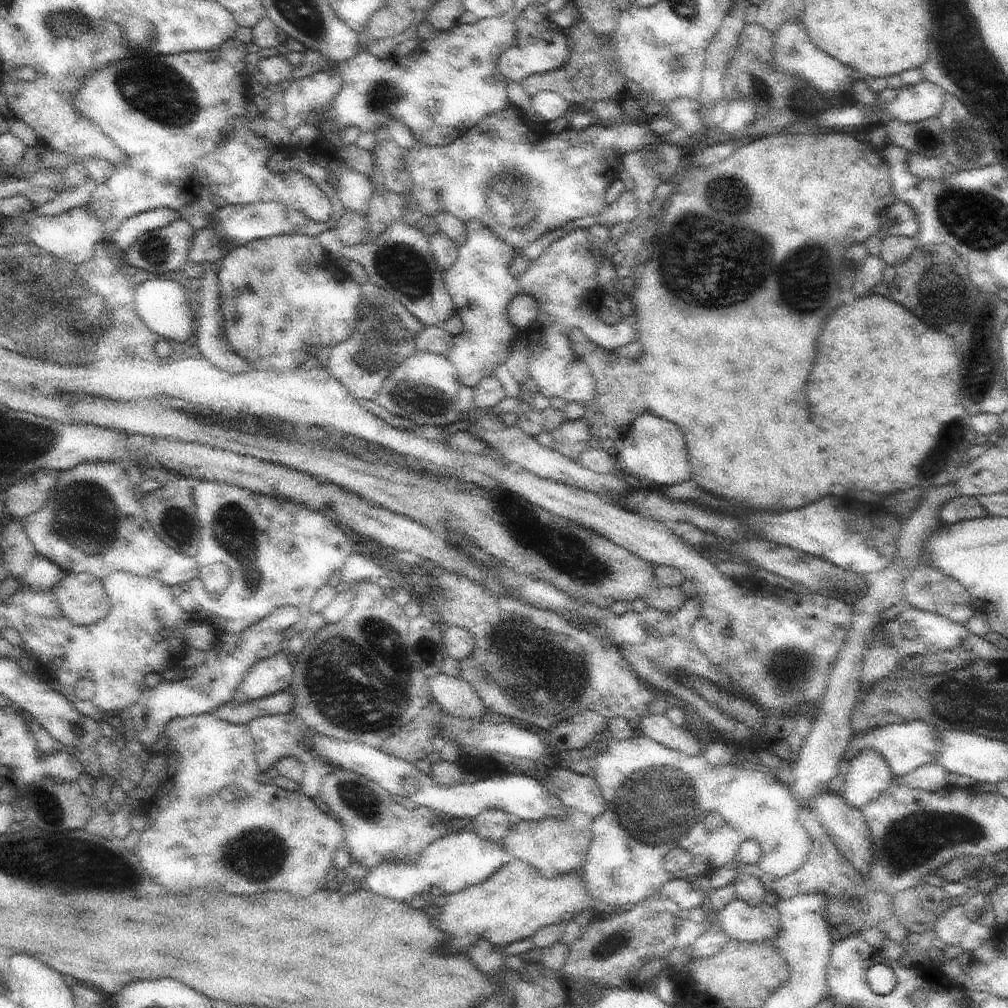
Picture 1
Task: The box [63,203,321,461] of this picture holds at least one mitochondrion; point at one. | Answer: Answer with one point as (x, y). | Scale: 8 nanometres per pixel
(154, 250)

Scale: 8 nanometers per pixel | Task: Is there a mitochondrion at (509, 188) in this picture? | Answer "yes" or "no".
yes

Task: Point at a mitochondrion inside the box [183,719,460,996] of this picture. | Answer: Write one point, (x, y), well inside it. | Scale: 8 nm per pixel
(260, 854)

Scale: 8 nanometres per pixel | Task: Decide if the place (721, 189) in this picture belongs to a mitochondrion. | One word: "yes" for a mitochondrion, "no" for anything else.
yes

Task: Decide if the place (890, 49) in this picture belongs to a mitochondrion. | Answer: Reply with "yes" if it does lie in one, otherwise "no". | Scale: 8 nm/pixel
no

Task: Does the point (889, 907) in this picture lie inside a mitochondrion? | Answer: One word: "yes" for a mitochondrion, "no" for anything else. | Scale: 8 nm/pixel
no

